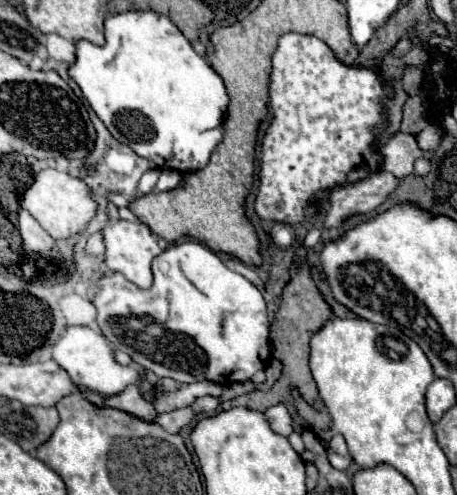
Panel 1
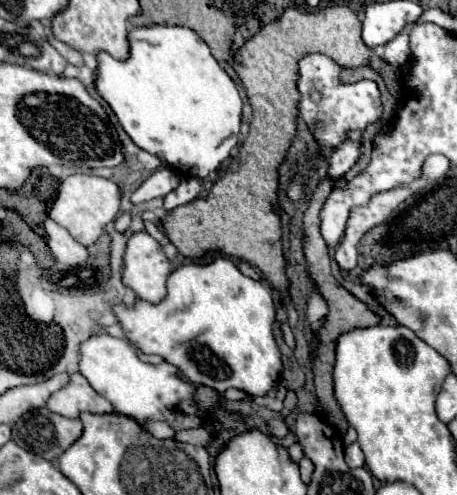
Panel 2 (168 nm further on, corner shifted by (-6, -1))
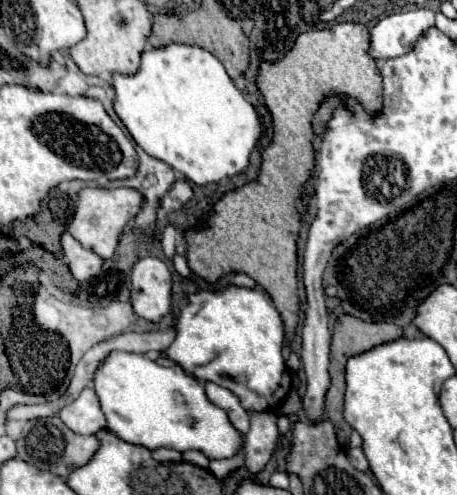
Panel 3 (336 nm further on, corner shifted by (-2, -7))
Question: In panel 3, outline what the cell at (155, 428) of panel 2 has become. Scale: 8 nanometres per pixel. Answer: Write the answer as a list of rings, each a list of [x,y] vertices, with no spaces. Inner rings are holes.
[[[160,448],[160,450],[154,450],[154,452],[152,452],[152,458],[154,458],[154,460],[160,460],[160,462],[180,462],[180,460],[182,460],[182,454],[176,452],[176,450]]]

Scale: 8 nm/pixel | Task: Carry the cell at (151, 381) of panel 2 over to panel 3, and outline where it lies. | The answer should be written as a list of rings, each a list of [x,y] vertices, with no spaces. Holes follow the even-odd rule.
[[[112,352],[94,374],[94,390],[106,414],[108,430],[130,444],[144,444],[148,450],[198,450],[208,460],[232,458],[242,448],[242,434],[232,426],[226,410],[212,404],[204,386],[180,366],[166,368],[142,354]]]

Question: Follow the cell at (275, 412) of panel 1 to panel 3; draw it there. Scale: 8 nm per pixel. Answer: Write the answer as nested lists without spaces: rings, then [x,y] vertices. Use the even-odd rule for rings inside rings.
[[[250,412],[250,430],[244,446],[244,466],[250,474],[258,474],[268,464],[278,440],[274,412]]]

